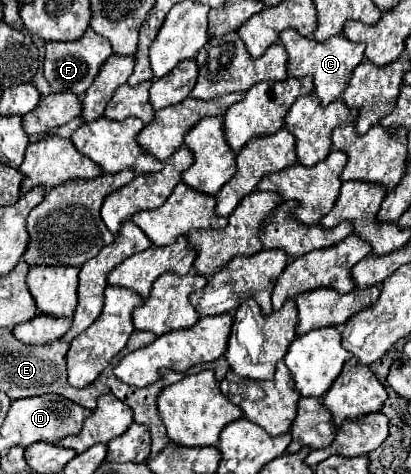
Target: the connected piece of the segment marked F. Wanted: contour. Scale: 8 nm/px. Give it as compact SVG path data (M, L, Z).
M90 27L86 29L86 33L76 39L76 41L66 41L66 43L46 43L46 55L44 55L44 77L50 85L50 89L54 93L62 93L62 91L70 91L76 95L84 95L88 91L88 87L92 85L92 81L98 75L100 65L112 55L112 47L110 41L106 41L106 37L96 35Z

